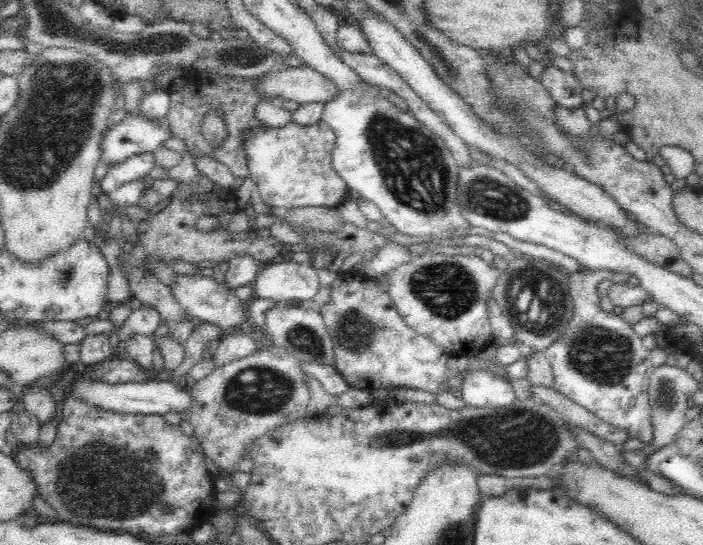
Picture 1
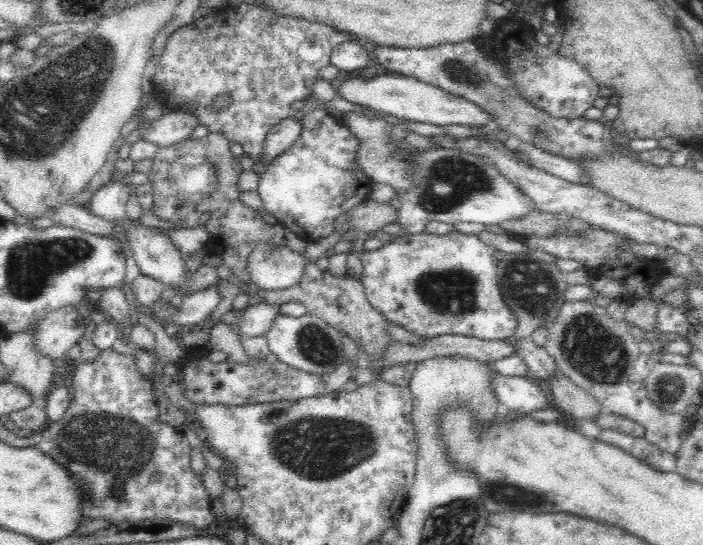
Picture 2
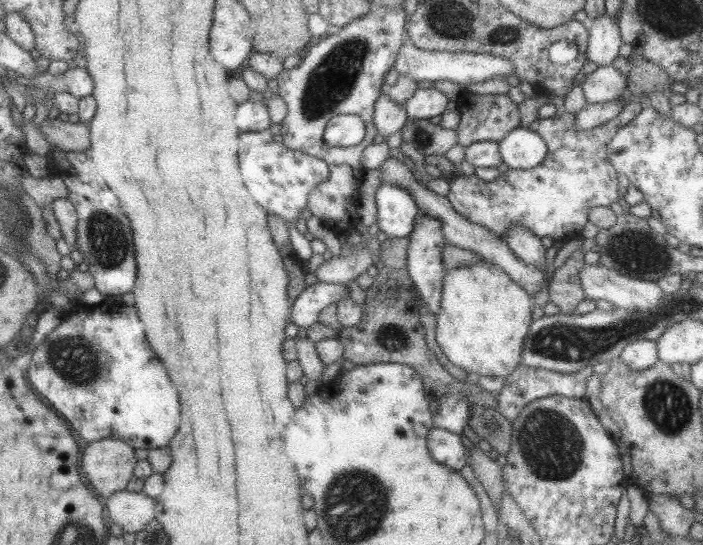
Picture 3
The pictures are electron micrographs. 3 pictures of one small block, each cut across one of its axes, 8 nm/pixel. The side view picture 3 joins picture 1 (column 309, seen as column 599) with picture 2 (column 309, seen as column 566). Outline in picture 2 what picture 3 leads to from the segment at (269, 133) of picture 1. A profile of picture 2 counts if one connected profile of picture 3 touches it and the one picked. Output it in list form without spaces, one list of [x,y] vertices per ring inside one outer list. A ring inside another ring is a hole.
[[[315,109],[306,113],[301,122],[303,129],[301,136],[284,154],[272,160],[266,172],[259,176],[256,190],[262,200],[261,206],[264,206],[268,214],[277,218],[277,223],[291,229],[307,242],[313,242],[333,234],[335,232],[334,220],[343,212],[349,211],[368,199],[374,182],[368,180],[356,163],[360,141],[338,117],[331,115],[326,110]]]

